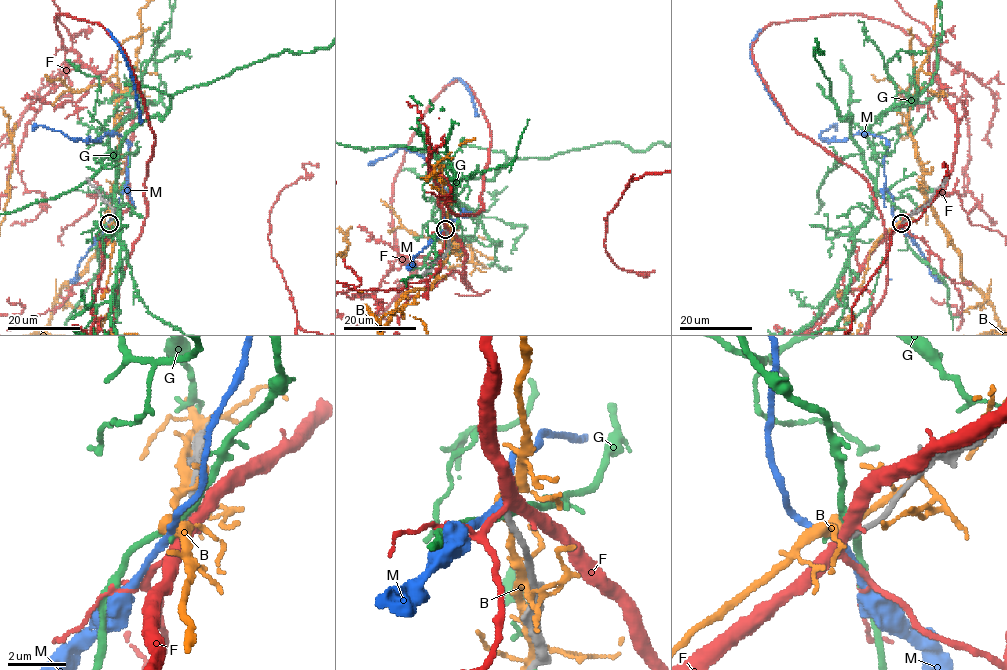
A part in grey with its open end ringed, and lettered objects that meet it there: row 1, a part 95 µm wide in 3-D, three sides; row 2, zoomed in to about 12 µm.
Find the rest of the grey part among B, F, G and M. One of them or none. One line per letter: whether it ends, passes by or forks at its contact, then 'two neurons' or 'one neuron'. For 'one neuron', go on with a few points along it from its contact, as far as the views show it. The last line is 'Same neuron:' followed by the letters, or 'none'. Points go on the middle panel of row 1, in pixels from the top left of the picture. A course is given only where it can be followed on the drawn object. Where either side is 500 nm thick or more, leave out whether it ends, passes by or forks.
B: it passes by | two neurons
F: it forks | two neurons
G: it passes by | two neurons
M: it passes by | two neurons
Same neuron: none

